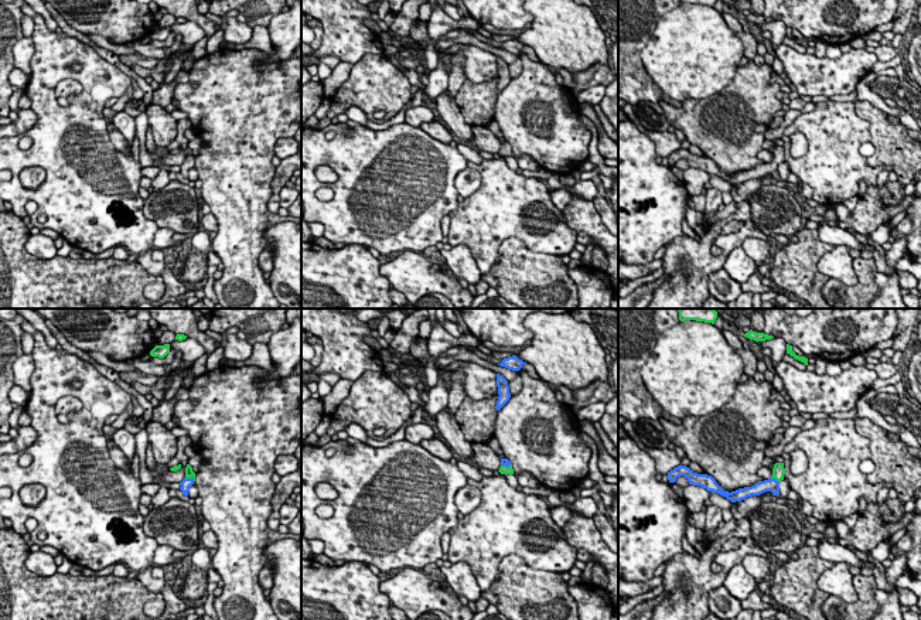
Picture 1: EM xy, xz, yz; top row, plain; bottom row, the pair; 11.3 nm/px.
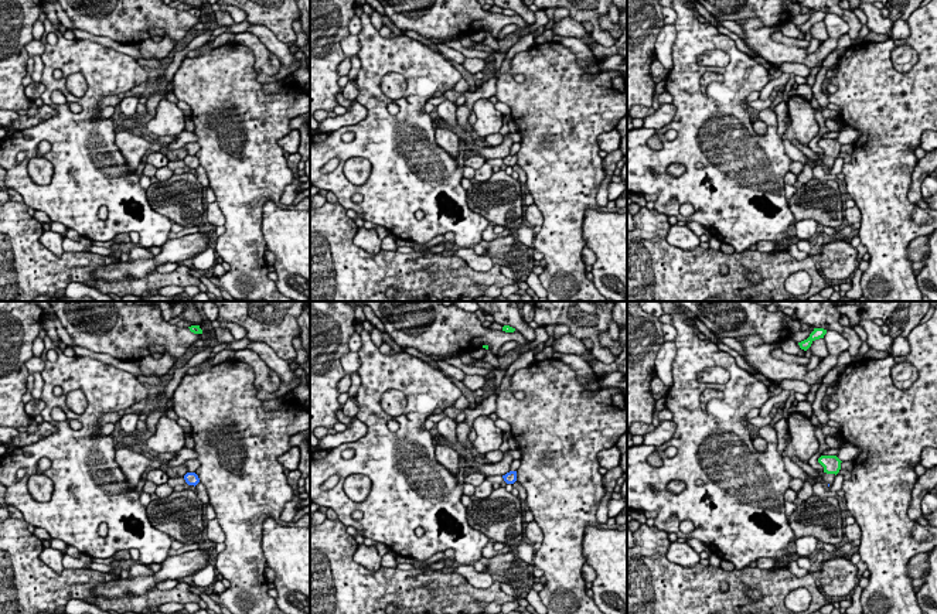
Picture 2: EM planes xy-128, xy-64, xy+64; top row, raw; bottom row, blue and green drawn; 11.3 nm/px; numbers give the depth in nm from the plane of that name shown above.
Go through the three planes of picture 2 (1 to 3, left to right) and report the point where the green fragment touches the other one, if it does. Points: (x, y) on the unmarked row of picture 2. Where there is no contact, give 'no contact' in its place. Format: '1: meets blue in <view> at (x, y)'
1: no contact
2: no contact
3: no contact

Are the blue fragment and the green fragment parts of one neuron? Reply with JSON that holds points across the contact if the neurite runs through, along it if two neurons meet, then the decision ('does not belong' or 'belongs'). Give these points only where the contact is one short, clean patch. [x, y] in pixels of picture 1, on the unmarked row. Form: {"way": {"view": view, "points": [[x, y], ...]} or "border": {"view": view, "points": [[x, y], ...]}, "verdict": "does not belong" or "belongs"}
{"way": {"view": "yz", "points": [[771, 167], [774, 162], [778, 153]]}, "verdict": "belongs"}

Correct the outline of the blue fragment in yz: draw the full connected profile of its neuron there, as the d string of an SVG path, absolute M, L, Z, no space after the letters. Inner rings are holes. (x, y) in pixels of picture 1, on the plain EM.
M775 146L772 151L772 159L768 163L758 164L751 170L738 171L731 176L724 174L712 159L693 156L689 150L682 147L668 156L668 163L669 166L675 166L678 160L685 159L689 167L700 168L707 174L717 176L730 183L731 185L736 185L746 183L747 180L751 178L760 178L765 174L771 174L772 178L778 178L780 164L784 163L784 157L785 157L784 146Z

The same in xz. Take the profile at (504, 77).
M497 57L497 69L498 69L498 84L497 84L497 93L499 93L511 81L508 64Z

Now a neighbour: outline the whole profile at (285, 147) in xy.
M294 137L279 139L274 146L274 156L280 160L287 159L299 153L299 143Z

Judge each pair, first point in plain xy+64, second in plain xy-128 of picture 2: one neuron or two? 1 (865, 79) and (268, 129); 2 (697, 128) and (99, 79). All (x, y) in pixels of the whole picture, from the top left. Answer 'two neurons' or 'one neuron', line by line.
1: one neuron
2: one neuron

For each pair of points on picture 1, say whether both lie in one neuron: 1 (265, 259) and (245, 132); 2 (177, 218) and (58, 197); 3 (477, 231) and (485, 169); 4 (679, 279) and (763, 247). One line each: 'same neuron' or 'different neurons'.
1: different neurons
2: different neurons
3: same neuron
4: different neurons

